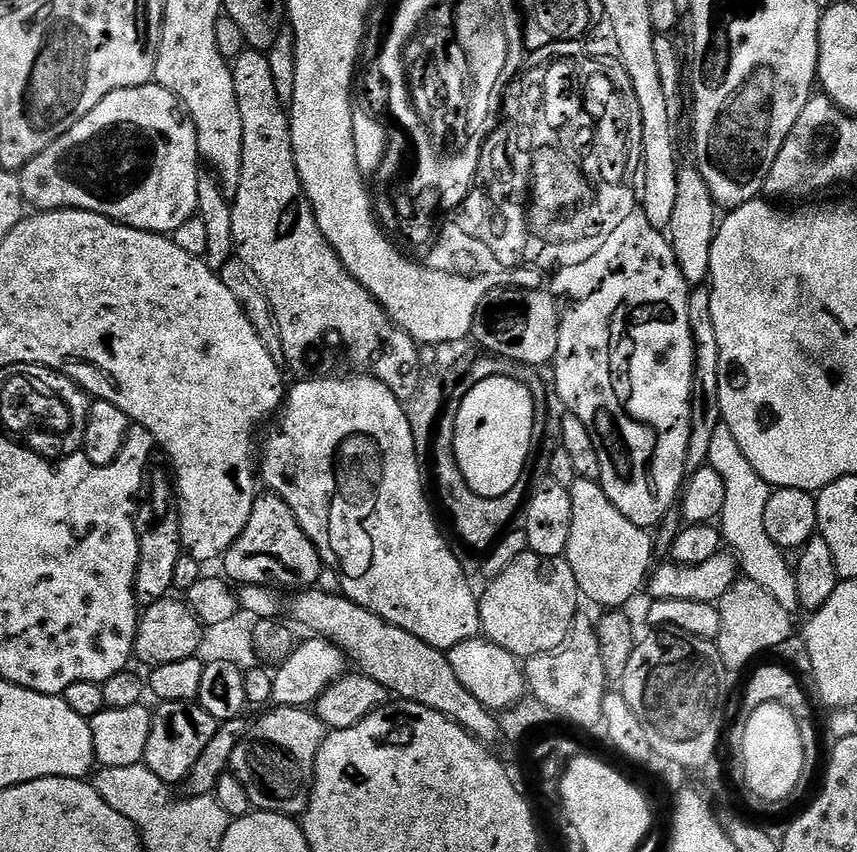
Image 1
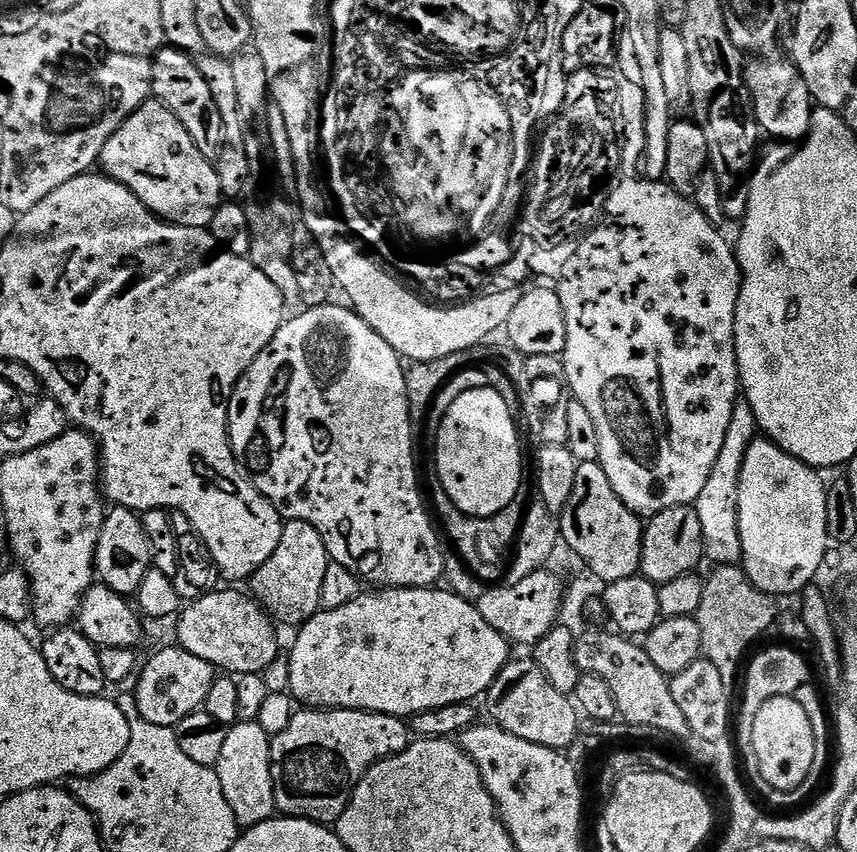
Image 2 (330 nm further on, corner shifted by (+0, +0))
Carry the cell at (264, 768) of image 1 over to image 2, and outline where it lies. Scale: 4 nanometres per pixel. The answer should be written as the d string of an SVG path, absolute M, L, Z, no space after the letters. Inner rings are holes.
M353 708L297 711L296 716L290 718L290 726L286 726L286 730L282 730L282 734L272 737L272 777L274 778L274 798L276 799L276 807L285 817L288 818L313 820L315 824L323 824L325 826L335 825L336 820L342 818L342 814L346 810L346 806L352 797L352 792L358 786L358 782L362 782L362 778L366 773L368 773L370 769L379 762L379 760L384 760L388 756L396 756L402 750L406 750L409 743L409 725L399 716L382 714L381 712L359 712Z

